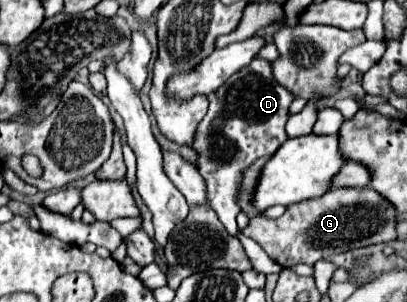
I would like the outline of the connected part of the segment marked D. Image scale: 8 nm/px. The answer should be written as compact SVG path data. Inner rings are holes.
M255 59L243 71L237 71L219 87L209 93L209 113L199 123L195 133L193 149L197 151L197 171L203 175L207 185L207 203L217 213L219 221L231 235L239 233L235 217L239 213L239 187L245 169L261 157L271 157L289 137L285 123L289 119L289 105L295 95L279 85L273 77L271 63Z

